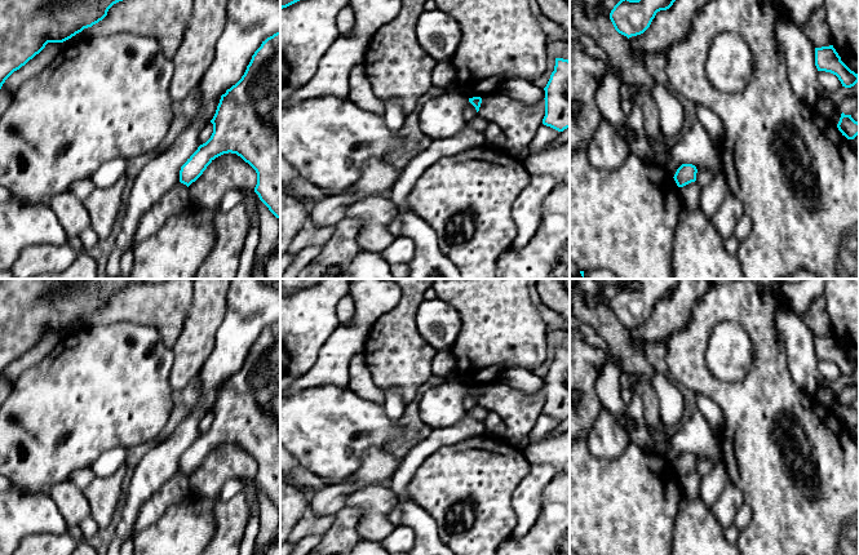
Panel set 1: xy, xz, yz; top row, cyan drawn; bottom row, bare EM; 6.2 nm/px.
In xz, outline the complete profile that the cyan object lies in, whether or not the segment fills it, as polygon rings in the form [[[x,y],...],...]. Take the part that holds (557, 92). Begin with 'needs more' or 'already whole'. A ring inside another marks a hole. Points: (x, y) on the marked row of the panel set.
already whole; [[[555,58],[554,71],[544,88],[545,116],[543,124],[558,132],[570,128],[570,61]]]

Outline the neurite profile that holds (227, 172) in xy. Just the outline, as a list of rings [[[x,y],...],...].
[[[223,154],[207,166],[203,174],[189,186],[191,204],[216,210],[230,190],[254,190],[256,170],[236,154]]]

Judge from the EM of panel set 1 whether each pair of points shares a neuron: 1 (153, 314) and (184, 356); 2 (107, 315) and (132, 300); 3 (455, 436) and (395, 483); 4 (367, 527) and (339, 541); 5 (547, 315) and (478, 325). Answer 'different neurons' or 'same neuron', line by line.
1: different neurons
2: same neuron
3: same neuron
4: different neurons
5: different neurons

